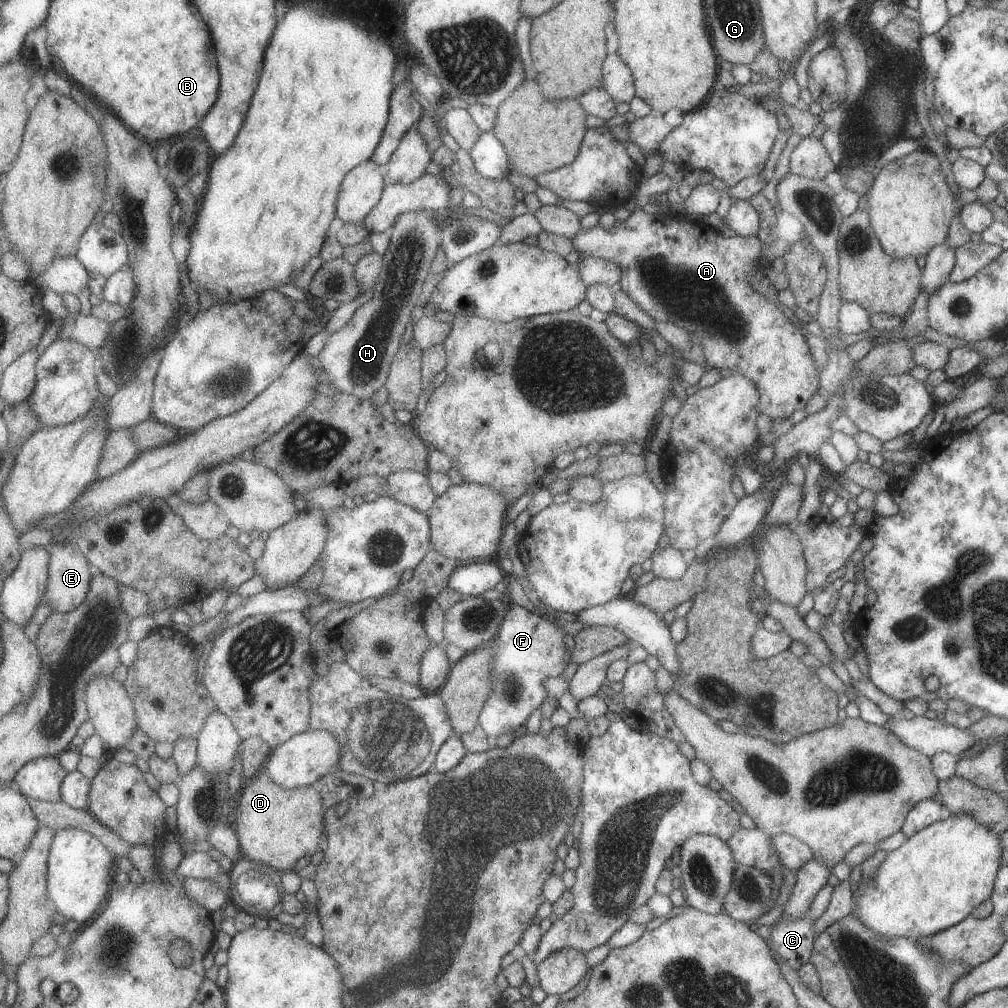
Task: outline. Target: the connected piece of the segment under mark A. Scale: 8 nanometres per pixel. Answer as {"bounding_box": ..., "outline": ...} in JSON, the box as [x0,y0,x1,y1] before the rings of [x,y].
{"bounding_box":[574,205,819,419],"outline":[[[640,205],[624,221],[616,221],[615,226],[611,230],[606,230],[602,226],[597,225],[592,229],[581,229],[580,235],[574,239],[575,246],[578,252],[588,257],[597,257],[608,261],[614,261],[622,270],[620,288],[626,292],[653,320],[669,321],[684,328],[691,336],[694,336],[697,345],[703,347],[705,360],[716,369],[730,368],[734,373],[741,373],[750,378],[759,391],[759,406],[757,407],[761,414],[769,416],[771,419],[788,419],[795,411],[805,410],[808,402],[815,396],[819,388],[819,371],[811,354],[810,346],[807,344],[807,339],[803,332],[794,326],[783,312],[779,310],[774,303],[764,299],[760,294],[757,294],[748,285],[749,272],[754,269],[762,269],[764,264],[759,264],[758,259],[761,258],[761,250],[763,242],[758,236],[742,237],[739,235],[732,238],[724,238],[712,226],[709,226],[703,218],[692,220],[686,212],[676,214],[666,212],[663,214],[647,214],[640,209]]]}

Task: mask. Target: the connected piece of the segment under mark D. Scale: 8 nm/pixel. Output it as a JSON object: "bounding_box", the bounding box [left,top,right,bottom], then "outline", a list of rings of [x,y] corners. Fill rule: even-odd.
{"bounding_box":[234,772,326,874],"outline":[[[263,772],[259,778],[241,791],[234,805],[234,812],[234,824],[239,833],[244,857],[252,861],[269,865],[285,874],[287,871],[295,871],[296,864],[304,856],[312,856],[321,850],[322,834],[326,834],[326,809],[317,785],[286,789],[279,786],[267,773]]]}

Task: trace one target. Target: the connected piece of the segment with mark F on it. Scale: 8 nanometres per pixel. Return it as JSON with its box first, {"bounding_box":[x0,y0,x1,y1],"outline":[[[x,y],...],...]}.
{"bounding_box":[479,601,574,741],"outline":[[[516,601],[511,605],[506,621],[502,624],[499,636],[493,643],[494,646],[497,646],[493,659],[493,692],[479,721],[479,725],[484,728],[484,731],[493,741],[504,736],[504,734],[510,734],[512,732],[520,735],[525,731],[530,716],[538,708],[542,709],[544,702],[551,696],[548,693],[548,688],[544,686],[546,680],[562,676],[566,672],[570,661],[574,658],[568,650],[566,636],[568,636],[568,632],[564,628],[556,626],[554,622],[550,622],[546,617],[532,614],[528,608],[520,606]]]}

